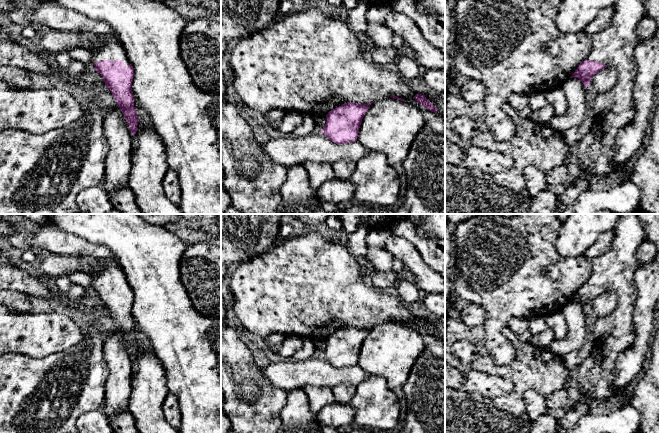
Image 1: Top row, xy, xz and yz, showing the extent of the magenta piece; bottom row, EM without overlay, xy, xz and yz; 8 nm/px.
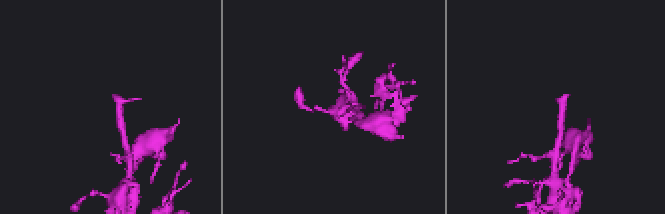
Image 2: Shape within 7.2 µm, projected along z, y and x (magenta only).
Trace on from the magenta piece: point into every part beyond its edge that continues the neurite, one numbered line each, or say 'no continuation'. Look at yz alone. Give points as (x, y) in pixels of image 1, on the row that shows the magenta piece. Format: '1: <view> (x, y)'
1: yz (614, 47)

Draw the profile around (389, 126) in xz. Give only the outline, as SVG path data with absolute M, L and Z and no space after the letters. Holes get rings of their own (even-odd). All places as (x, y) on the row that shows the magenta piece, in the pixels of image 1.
M391 97L375 100L364 115L357 141L384 154L390 165L403 163L426 120L415 105Z

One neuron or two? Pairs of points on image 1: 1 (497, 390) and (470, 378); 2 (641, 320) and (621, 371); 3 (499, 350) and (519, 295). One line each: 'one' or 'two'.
1: one
2: one
3: one

